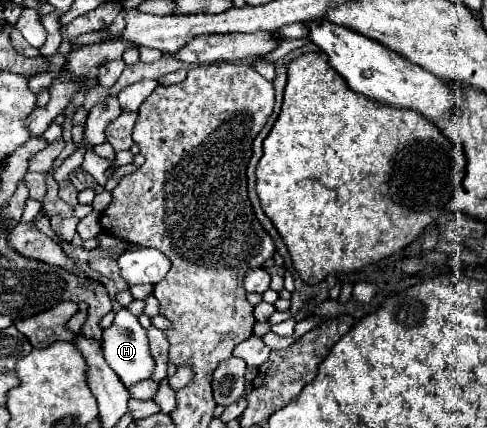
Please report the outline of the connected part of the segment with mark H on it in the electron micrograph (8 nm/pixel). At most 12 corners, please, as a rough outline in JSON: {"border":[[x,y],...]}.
{"border":[[126,309],[104,329],[102,353],[126,387],[154,369],[146,329]]}

